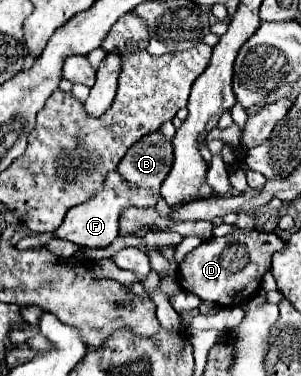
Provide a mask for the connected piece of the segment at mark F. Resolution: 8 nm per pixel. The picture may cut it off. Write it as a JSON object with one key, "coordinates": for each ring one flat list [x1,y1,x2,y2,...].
{"coordinates":[[110,171,104,177,104,187,96,191,94,197,88,199,86,203,72,207,66,213,64,223,54,233,56,237,78,243,82,247,108,247,118,237,118,219,122,211,128,207,138,207,138,209,156,207,156,199,158,197,152,191,146,191,146,187,144,189,134,187,134,183,126,183,126,179,122,179,116,171]]}

